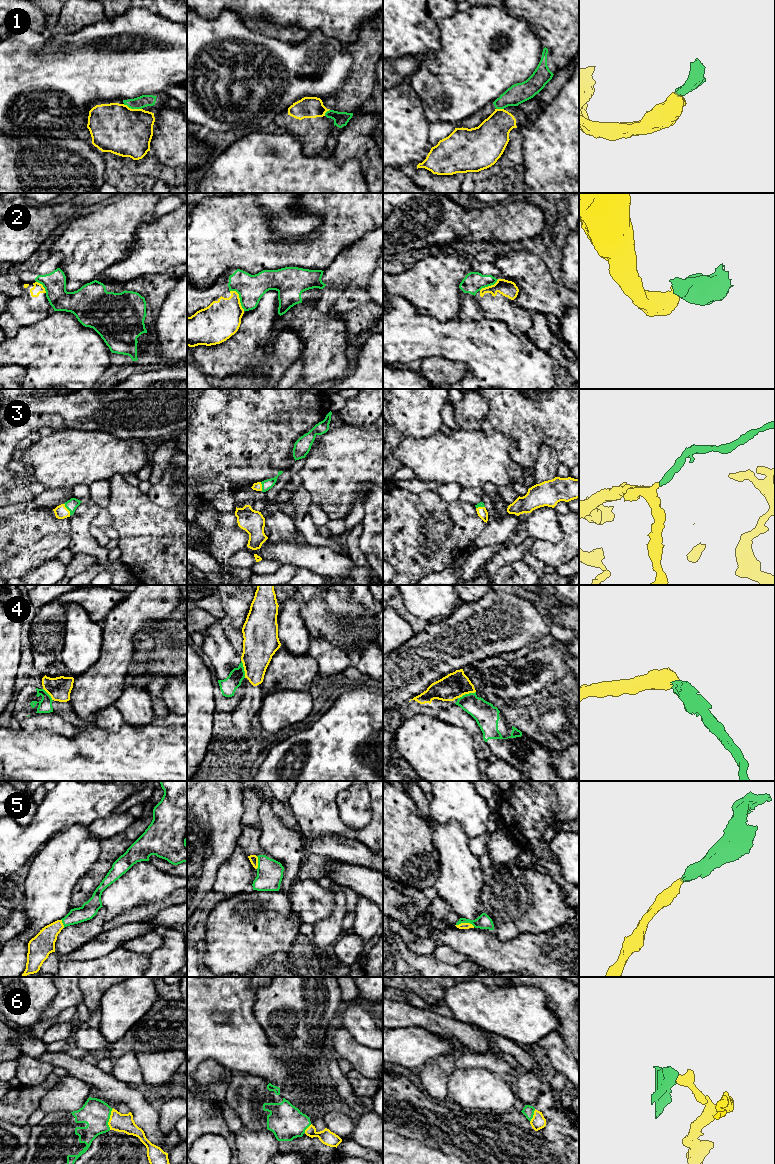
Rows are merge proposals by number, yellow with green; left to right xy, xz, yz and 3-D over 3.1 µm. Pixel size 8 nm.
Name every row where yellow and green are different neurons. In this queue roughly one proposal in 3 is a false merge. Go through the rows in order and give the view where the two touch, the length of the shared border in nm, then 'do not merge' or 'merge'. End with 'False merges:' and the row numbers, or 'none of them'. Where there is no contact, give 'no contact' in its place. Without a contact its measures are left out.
1: xy | 160 nm | do not merge
2: xz | 200 nm | do not merge
3: xy | 120 nm | merge
4: yz | 160 nm | do not merge
5: yz | 150 nm | merge
6: xy | 180 nm | do not merge
False merges: 1, 2, 4, 6

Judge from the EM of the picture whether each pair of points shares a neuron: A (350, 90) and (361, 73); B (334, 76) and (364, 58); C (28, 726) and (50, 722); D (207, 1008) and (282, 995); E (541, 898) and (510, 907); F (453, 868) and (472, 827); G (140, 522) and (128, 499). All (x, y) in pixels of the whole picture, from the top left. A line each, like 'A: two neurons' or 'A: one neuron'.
A: one neuron
B: two neurons
C: one neuron
D: two neurons
E: one neuron
F: two neurons
G: one neuron

